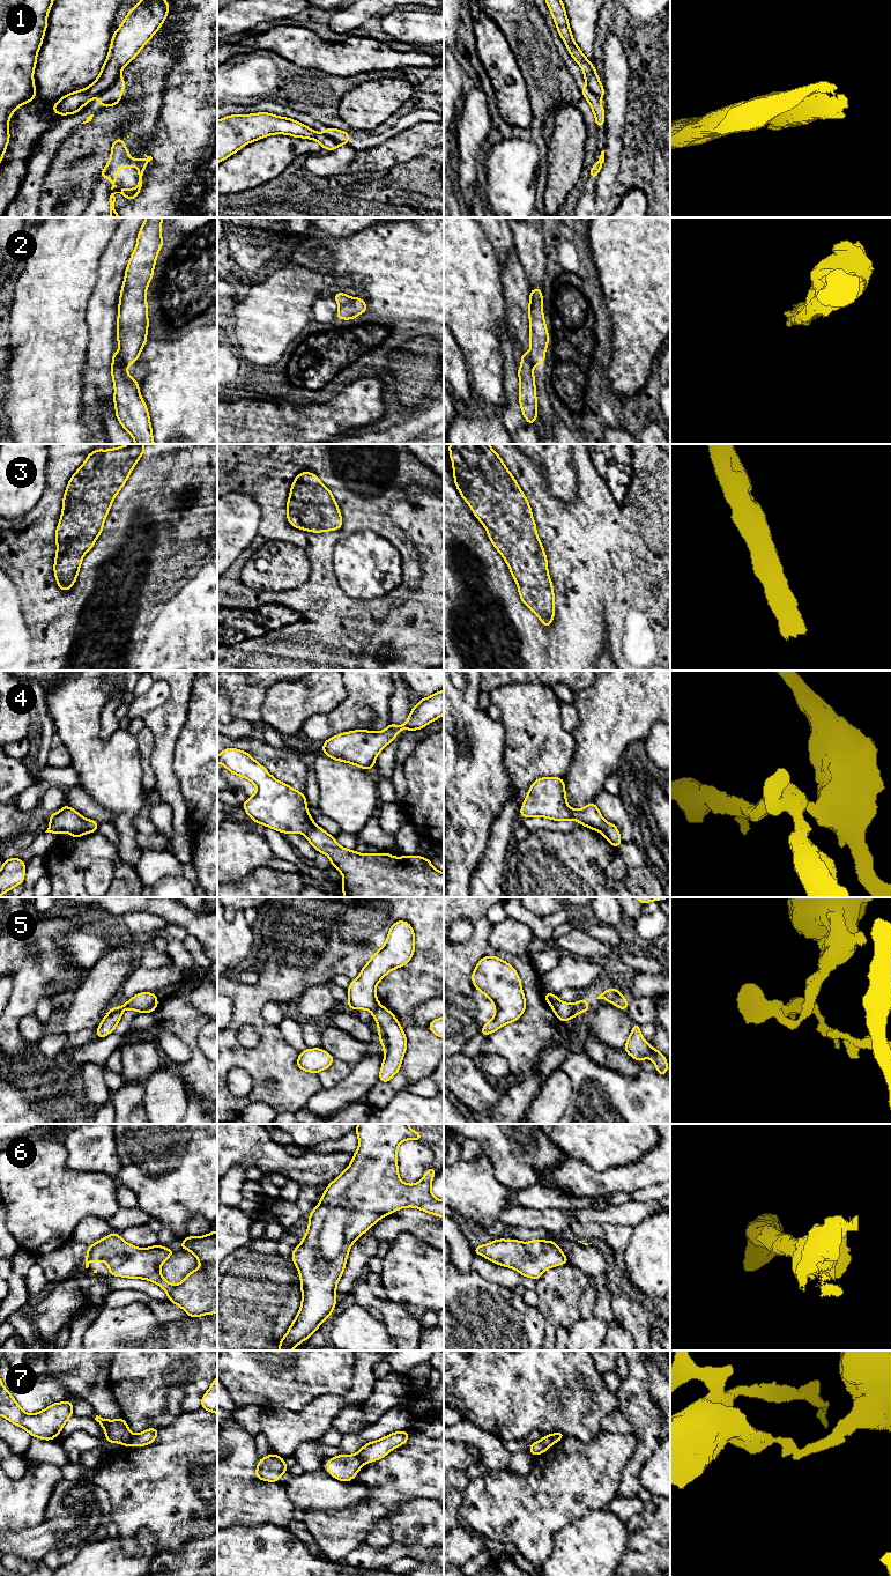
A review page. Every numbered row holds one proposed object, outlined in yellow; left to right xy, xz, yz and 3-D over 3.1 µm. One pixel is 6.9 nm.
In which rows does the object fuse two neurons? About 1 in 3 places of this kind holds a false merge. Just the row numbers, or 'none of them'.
1, 2, 4, 5, 7

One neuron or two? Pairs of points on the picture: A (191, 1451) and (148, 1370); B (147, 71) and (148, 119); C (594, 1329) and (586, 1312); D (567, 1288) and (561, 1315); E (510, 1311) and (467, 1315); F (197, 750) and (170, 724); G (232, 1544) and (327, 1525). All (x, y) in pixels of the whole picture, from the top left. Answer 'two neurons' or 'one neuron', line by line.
A: two neurons
B: one neuron
C: two neurons
D: one neuron
E: one neuron
F: two neurons
G: two neurons

